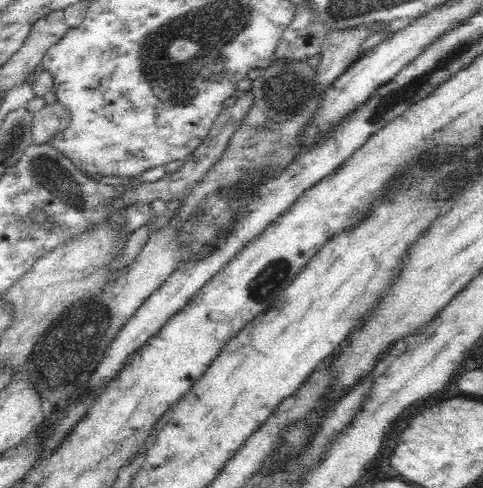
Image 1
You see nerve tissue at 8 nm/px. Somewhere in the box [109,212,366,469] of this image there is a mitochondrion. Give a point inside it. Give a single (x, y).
(260, 288)

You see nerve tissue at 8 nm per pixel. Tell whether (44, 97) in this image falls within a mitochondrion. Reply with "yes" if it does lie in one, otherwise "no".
no

